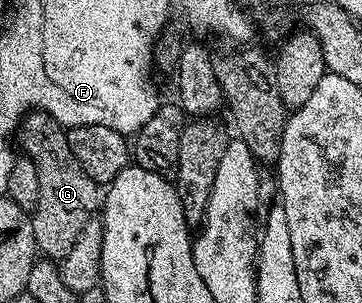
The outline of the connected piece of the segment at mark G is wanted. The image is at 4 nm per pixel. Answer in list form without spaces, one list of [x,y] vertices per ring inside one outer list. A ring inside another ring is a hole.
[[[35,111],[22,118],[16,134],[17,144],[34,160],[38,168],[38,206],[32,209],[30,222],[37,252],[46,259],[61,259],[72,251],[84,223],[100,209],[100,187],[80,167],[68,147],[64,127],[52,115]]]

